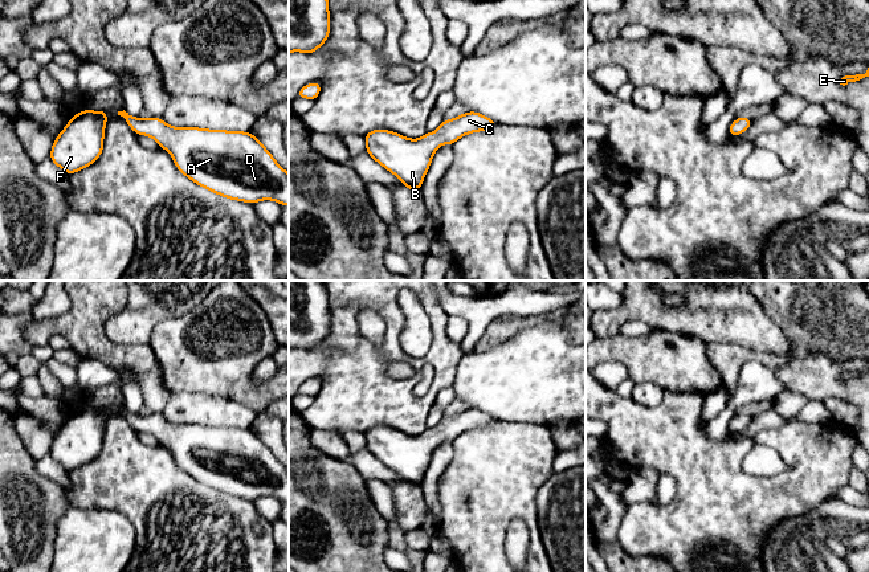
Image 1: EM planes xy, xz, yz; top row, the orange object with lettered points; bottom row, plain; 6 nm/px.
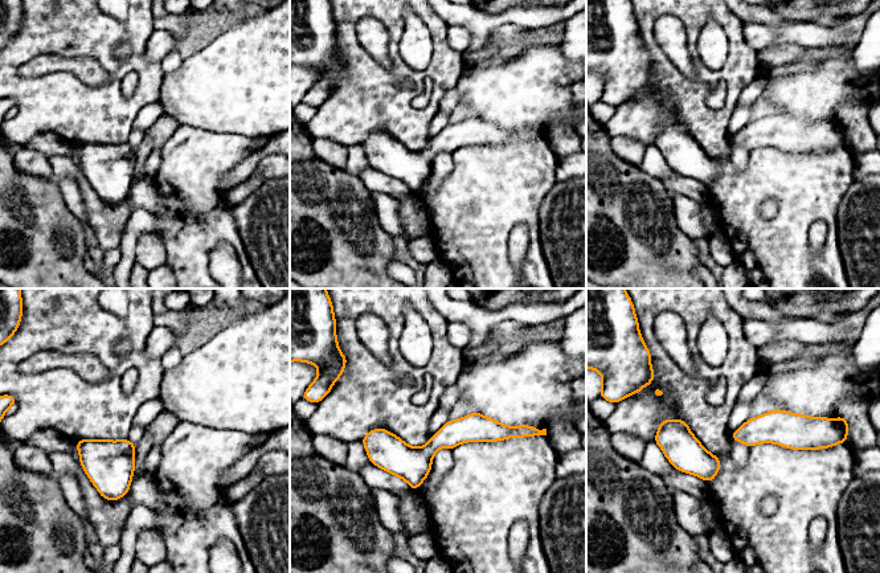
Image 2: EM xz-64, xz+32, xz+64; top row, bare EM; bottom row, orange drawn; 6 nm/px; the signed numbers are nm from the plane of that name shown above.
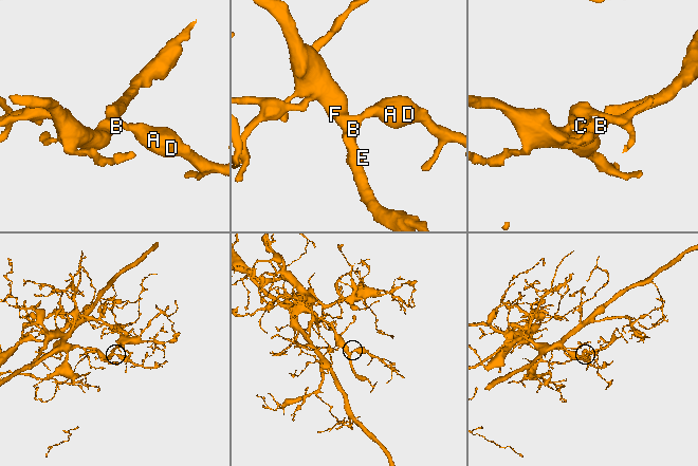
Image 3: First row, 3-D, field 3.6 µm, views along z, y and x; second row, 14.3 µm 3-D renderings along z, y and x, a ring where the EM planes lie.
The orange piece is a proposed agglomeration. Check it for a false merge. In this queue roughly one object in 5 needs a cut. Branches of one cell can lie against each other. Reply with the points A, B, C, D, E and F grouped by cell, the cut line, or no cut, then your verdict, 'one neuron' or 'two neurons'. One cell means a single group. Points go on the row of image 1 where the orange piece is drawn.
A B C D E F | no cut | one neuron

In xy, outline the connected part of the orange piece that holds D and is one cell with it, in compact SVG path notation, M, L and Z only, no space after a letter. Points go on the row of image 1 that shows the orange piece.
M125 110L118 115L138 135L154 138L160 148L170 152L176 168L197 185L230 200L250 204L274 200L280 205L289 205L289 173L252 132L172 127L162 118L134 118Z

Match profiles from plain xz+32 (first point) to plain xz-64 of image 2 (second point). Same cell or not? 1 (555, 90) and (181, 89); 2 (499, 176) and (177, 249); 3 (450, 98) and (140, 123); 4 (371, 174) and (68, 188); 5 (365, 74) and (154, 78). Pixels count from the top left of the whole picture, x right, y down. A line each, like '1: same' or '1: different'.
1: same
2: same
3: same
4: different
5: same

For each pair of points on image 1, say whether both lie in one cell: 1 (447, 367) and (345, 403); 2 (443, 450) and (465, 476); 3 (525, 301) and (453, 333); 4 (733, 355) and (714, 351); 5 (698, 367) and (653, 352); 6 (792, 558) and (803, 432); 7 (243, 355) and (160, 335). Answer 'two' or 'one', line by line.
1: one
2: two
3: two
4: one
5: one
6: two
7: one

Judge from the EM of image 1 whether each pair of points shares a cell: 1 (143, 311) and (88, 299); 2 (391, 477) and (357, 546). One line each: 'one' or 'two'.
1: two
2: two

